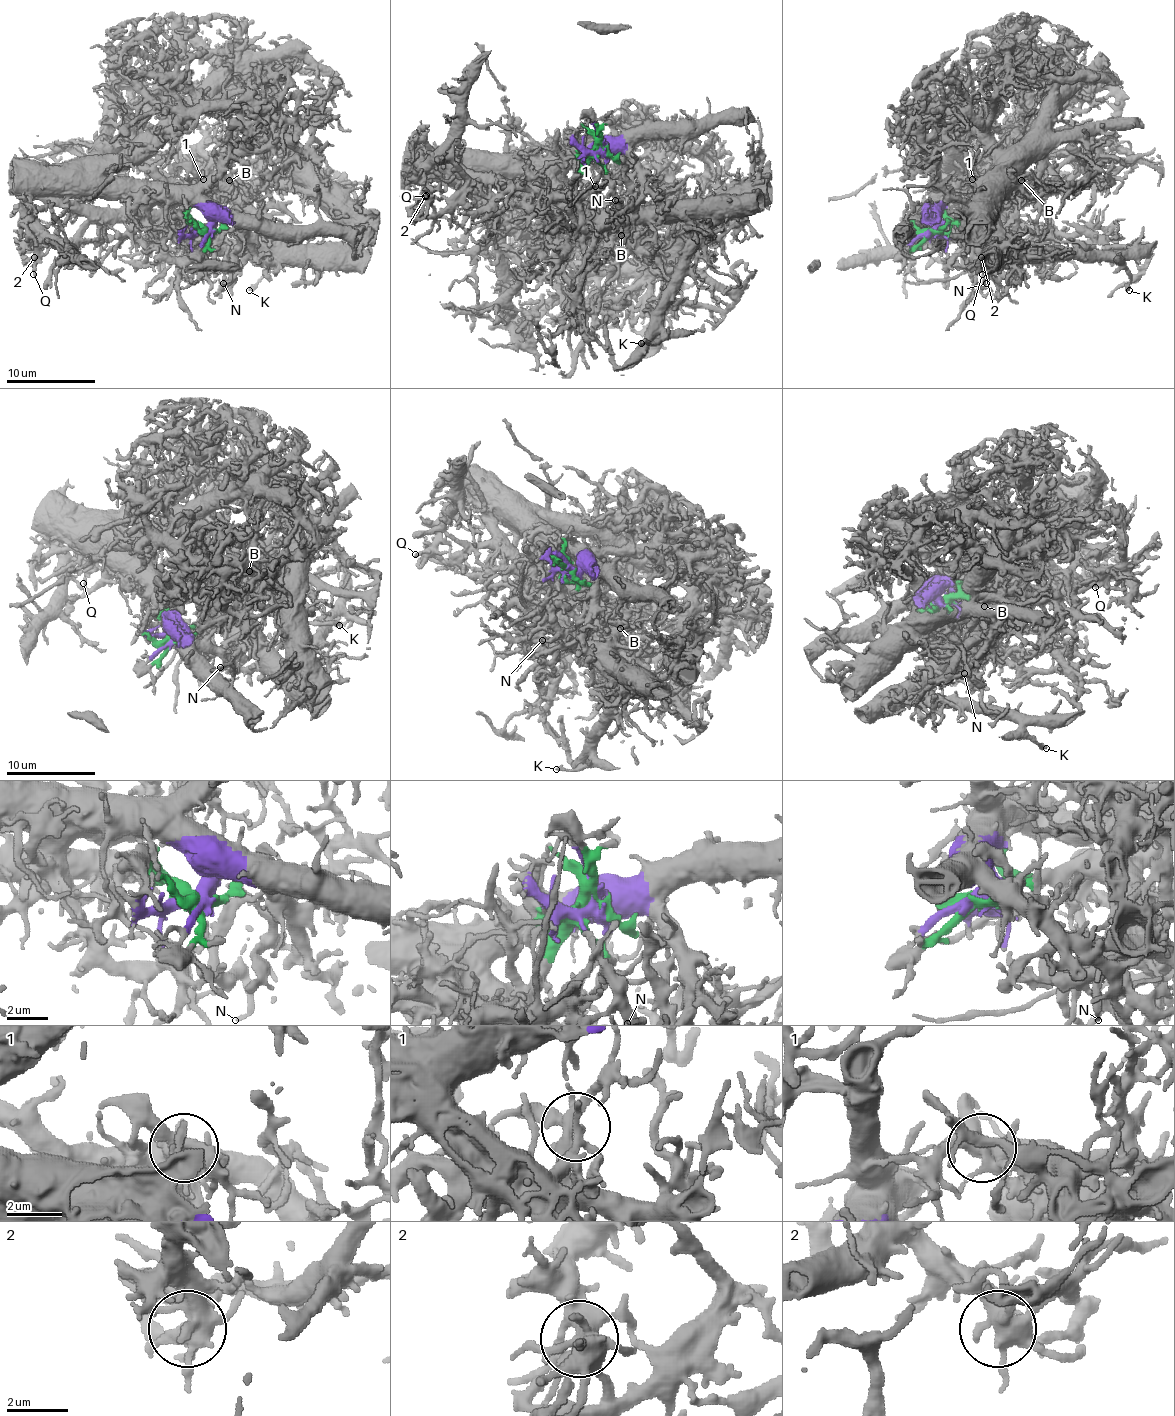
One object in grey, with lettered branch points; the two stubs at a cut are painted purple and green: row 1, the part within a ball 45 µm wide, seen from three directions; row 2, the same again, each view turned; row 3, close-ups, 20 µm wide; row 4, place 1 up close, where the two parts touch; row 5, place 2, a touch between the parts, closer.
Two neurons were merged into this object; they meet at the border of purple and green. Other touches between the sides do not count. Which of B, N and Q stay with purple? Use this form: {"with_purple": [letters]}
{"with_purple": ["Q"]}

